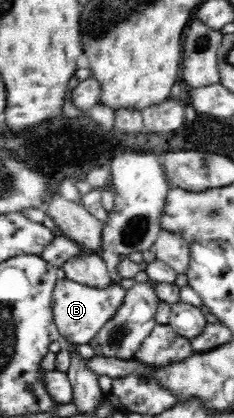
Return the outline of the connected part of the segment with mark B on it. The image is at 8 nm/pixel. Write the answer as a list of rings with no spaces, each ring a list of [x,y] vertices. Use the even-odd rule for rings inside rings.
[[[68,278],[57,281],[50,295],[49,309],[52,310],[53,326],[60,334],[60,340],[76,345],[92,341],[92,337],[116,315],[124,303],[126,292],[116,282],[108,283],[106,287],[90,287],[87,283],[72,282]]]

